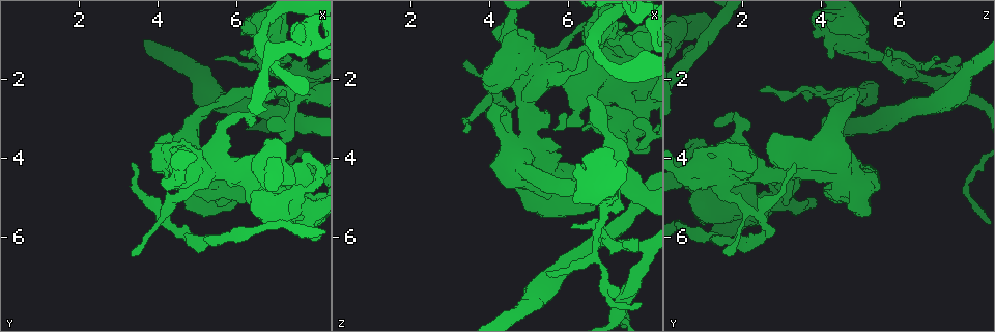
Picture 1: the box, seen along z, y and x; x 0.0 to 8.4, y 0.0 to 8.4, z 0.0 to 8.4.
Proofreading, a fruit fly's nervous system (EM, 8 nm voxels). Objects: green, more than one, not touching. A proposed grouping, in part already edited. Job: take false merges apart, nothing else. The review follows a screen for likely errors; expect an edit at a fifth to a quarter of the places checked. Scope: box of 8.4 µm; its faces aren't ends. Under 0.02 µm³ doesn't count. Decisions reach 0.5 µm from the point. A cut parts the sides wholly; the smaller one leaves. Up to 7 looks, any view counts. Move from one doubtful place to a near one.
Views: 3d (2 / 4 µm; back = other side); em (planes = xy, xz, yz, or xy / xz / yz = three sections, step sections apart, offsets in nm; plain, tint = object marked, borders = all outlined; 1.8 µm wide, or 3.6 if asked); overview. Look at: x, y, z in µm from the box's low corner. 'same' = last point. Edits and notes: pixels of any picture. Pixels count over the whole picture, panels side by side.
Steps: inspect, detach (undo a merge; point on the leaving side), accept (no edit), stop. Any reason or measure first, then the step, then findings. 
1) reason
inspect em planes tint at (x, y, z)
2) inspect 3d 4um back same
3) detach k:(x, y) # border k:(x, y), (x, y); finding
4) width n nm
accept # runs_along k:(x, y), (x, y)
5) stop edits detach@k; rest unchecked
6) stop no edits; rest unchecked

two arms in line, one across
inspect 3d 4um at (6.80, 1.45, 5.75)

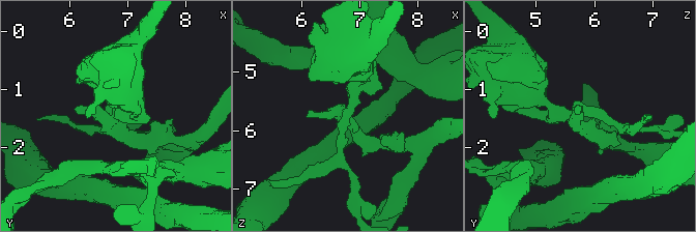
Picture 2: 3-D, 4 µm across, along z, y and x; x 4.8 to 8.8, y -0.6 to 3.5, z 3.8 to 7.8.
now the EM
inspect em planes tint at (6.80, 1.50, 5.75)

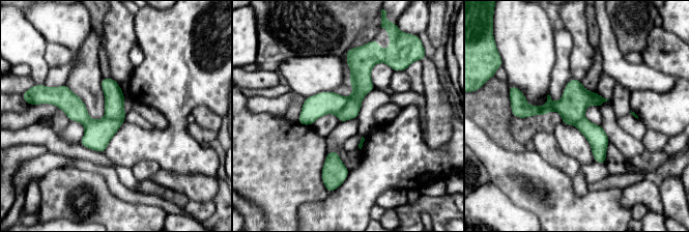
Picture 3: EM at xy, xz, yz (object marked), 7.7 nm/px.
width 180 nm
detach 3:(596, 136) # two neurons meet here

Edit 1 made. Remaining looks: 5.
calibre changes
inspect em planes tint at (4.15, 5.45, 2.35)

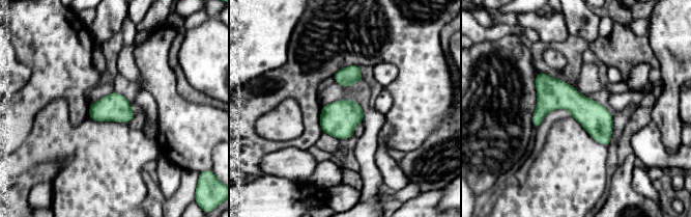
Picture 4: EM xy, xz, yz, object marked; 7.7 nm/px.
accept # runs_along 4:(538, 76), (608, 140); continuous, no second neuron

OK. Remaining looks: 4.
abrupt turn
inspect em 3.6um xy step 16 tint at (4.85, 4.35, 1.20)

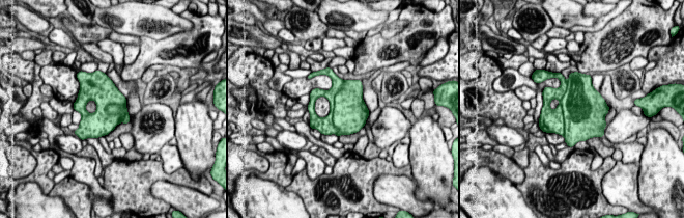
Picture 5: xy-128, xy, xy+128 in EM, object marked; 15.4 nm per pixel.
inspect em 3.6um planes borders same

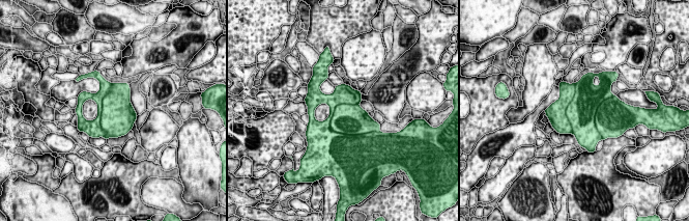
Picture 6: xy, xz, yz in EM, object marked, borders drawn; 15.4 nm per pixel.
detach 6:(348, 119) # border 6:(335, 107), (334, 131), (370, 133); a second neuron is stuck on

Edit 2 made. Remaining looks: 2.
stop edits detach@3, detach@6; rest unchecked

